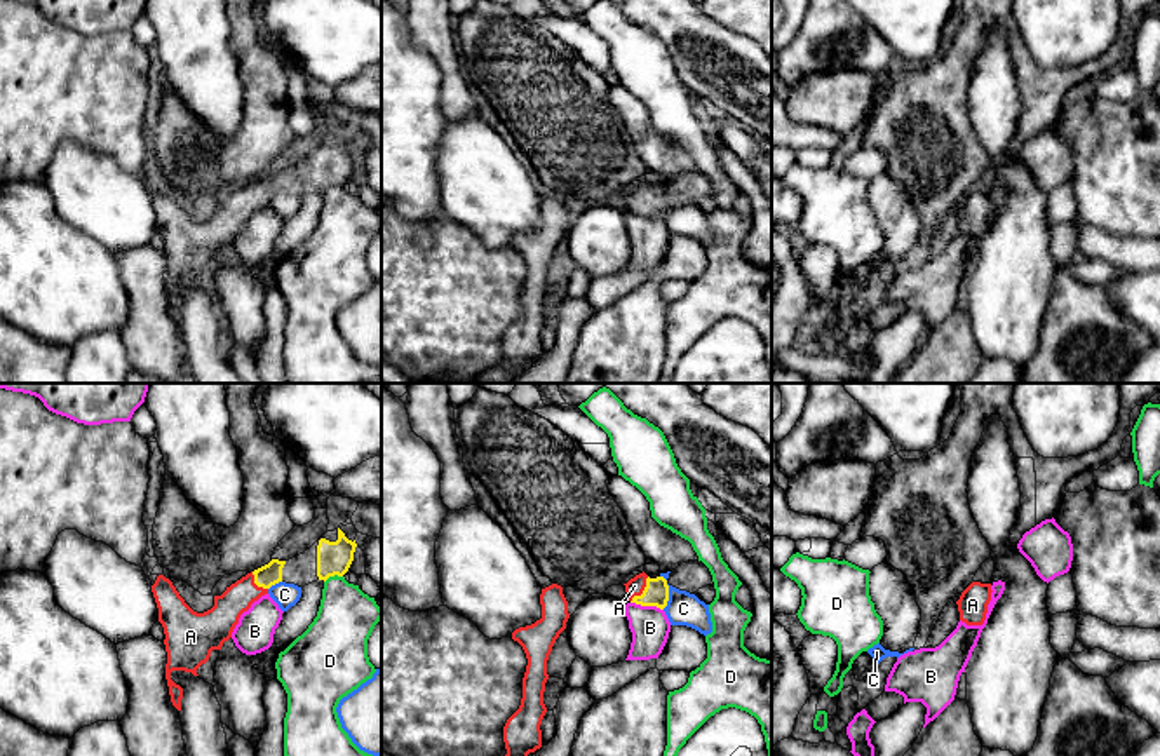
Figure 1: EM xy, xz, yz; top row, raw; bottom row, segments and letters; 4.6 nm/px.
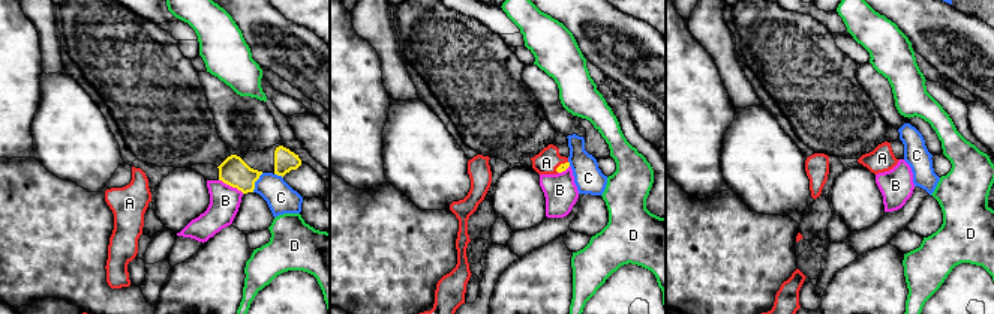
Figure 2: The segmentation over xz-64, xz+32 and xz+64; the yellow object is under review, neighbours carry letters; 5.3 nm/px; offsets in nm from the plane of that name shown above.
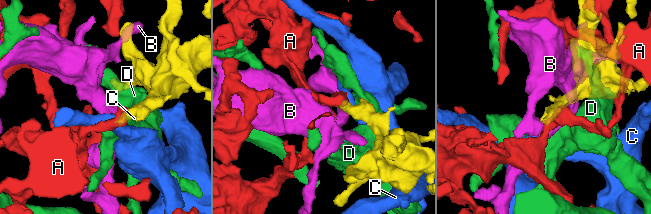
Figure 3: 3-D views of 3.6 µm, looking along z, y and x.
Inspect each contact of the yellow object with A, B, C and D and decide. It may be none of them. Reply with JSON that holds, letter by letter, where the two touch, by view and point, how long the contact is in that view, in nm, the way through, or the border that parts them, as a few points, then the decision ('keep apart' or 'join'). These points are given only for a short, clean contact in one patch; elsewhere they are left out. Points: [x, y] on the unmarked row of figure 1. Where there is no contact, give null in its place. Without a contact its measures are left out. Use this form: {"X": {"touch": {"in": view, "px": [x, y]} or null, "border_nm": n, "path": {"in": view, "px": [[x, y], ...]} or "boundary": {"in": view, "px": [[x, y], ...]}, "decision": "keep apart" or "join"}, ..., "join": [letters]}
{"A": {"touch": {"in": "xz", "px": [643, 201]}, "border_nm": 150, "path": {"in": "xz", "px": [[655, 202], [643, 201], [634, 195]]}, "decision": "join"}, "B": {"touch": {"in": "xz", "px": [647, 215]}, "border_nm": 160, "boundary": {"in": "xz", "px": [[631, 211], [655, 215], [662, 220]]}, "decision": "keep apart"}, "C": {"touch": {"in": "xz", "px": [667, 206]}, "border_nm": 120, "decision": "keep apart"}, "D": {"touch": {"in": "xy", "px": [333, 185]}, "border_nm": 90, "boundary": {"in": "xy", "px": [[342, 185], [331, 185], [324, 192]]}, "decision": "keep apart"}, "join": ["A"]}

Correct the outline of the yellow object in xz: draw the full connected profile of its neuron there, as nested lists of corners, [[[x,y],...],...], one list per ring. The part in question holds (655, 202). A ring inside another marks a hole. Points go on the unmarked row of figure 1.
[[[644,181],[631,188],[625,202],[631,213],[664,219],[669,211],[669,195],[664,186],[650,188]]]

